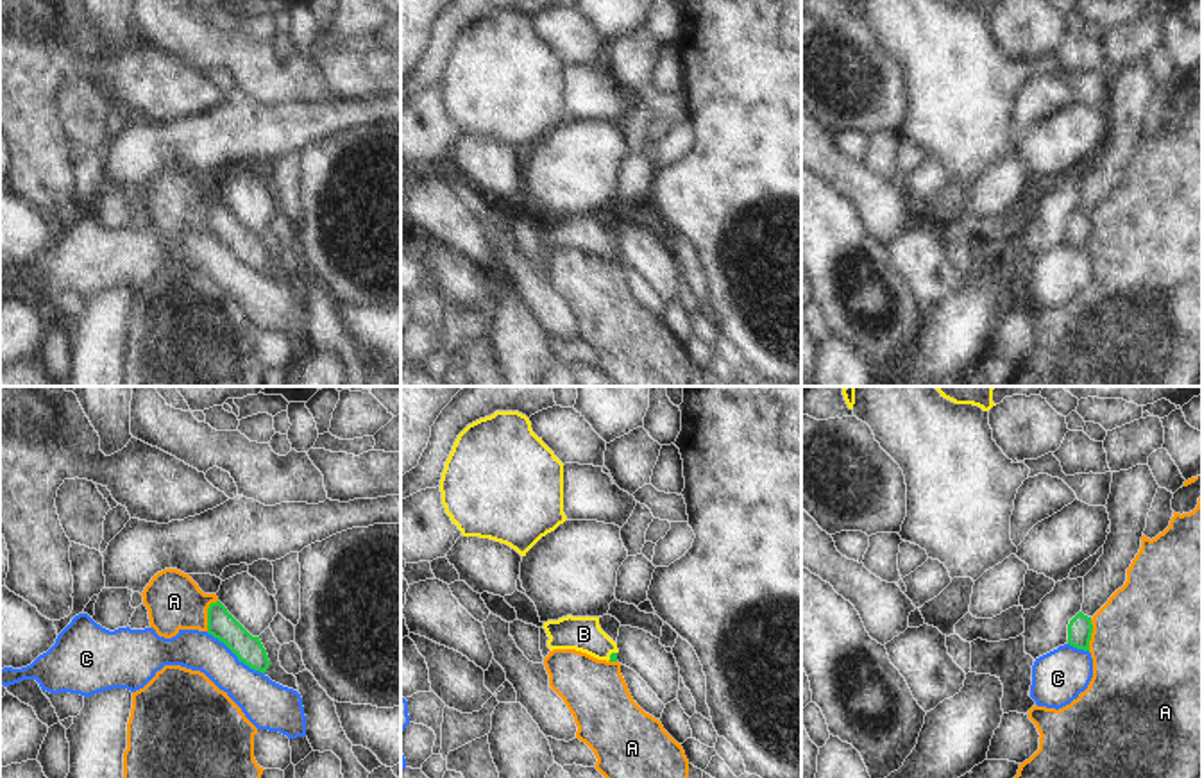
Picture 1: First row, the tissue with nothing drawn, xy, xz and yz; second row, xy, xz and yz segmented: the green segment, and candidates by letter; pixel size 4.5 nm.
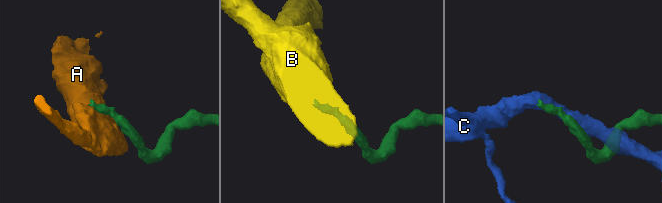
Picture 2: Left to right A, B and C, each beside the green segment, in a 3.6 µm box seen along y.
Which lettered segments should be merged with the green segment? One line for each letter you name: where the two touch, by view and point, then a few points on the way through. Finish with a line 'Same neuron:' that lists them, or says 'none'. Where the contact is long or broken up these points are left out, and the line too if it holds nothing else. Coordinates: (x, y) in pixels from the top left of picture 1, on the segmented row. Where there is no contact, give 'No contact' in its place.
B: Touches green at xz (610, 655). Path across: xz (614, 655), (610, 655), (584, 634)
Same neuron: B

